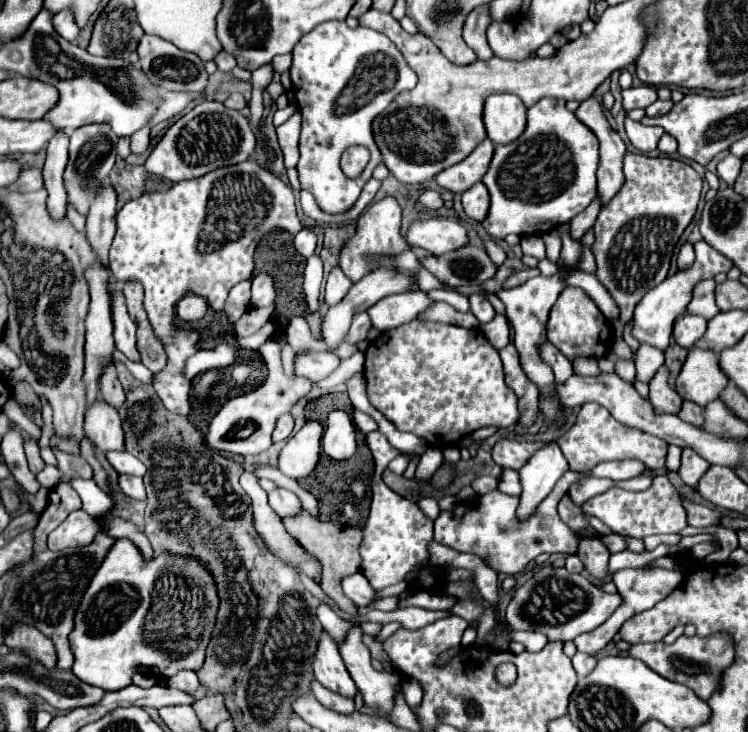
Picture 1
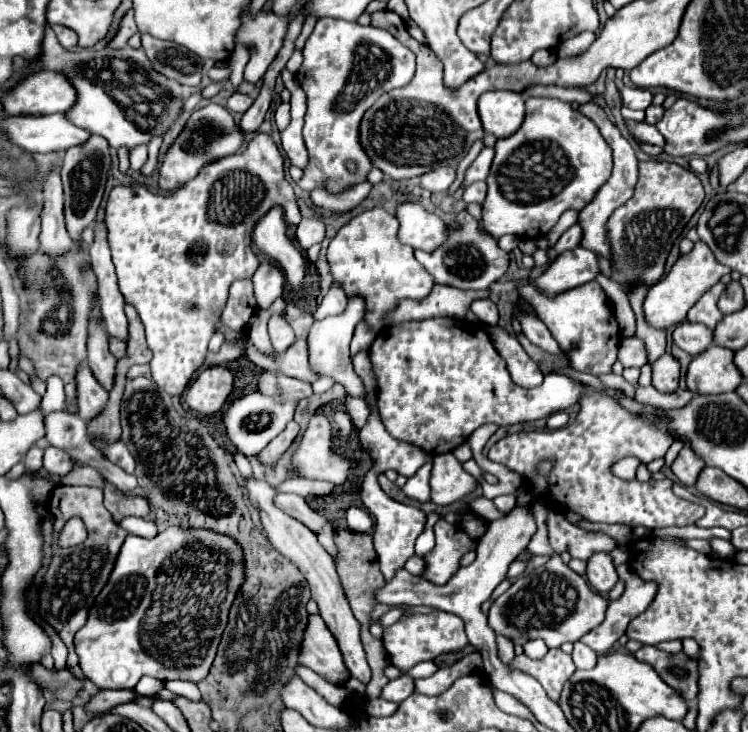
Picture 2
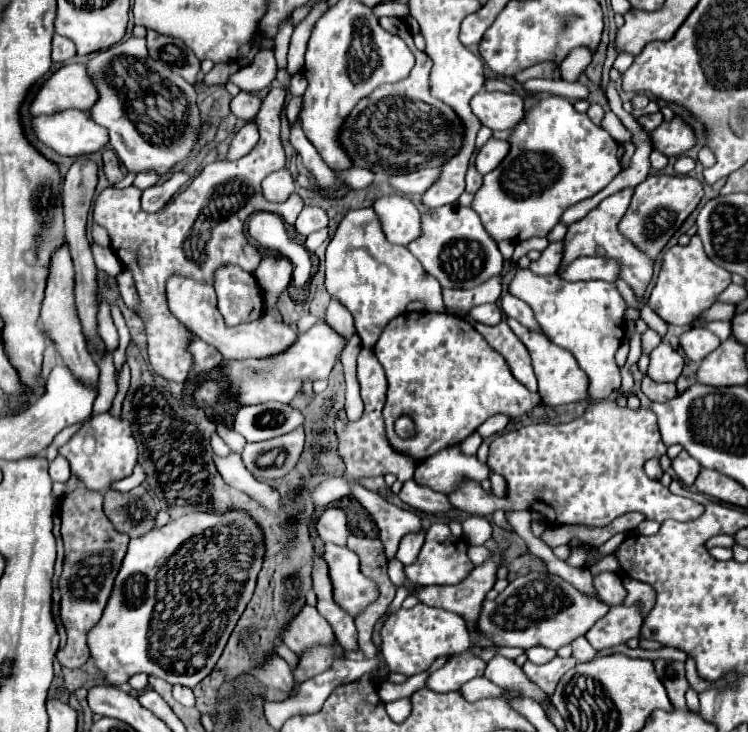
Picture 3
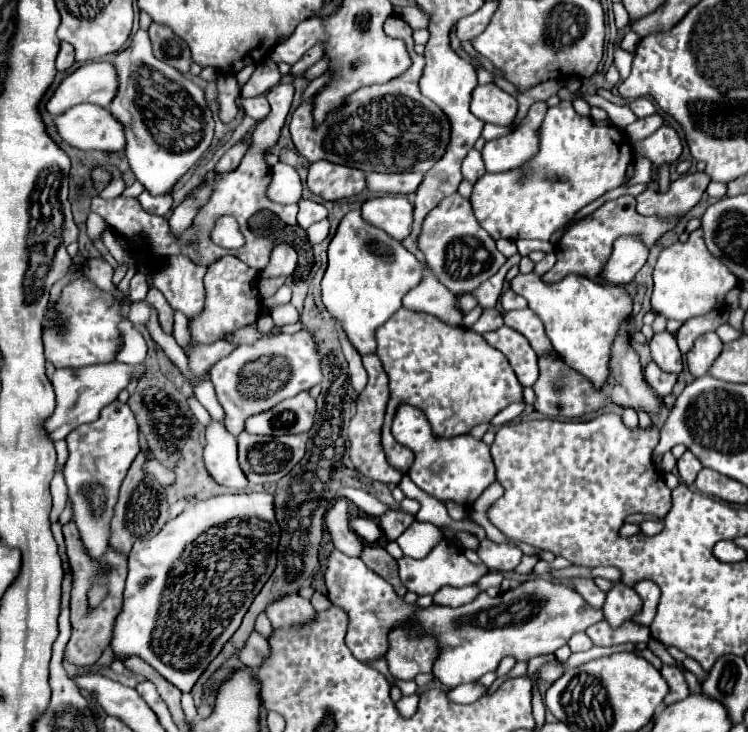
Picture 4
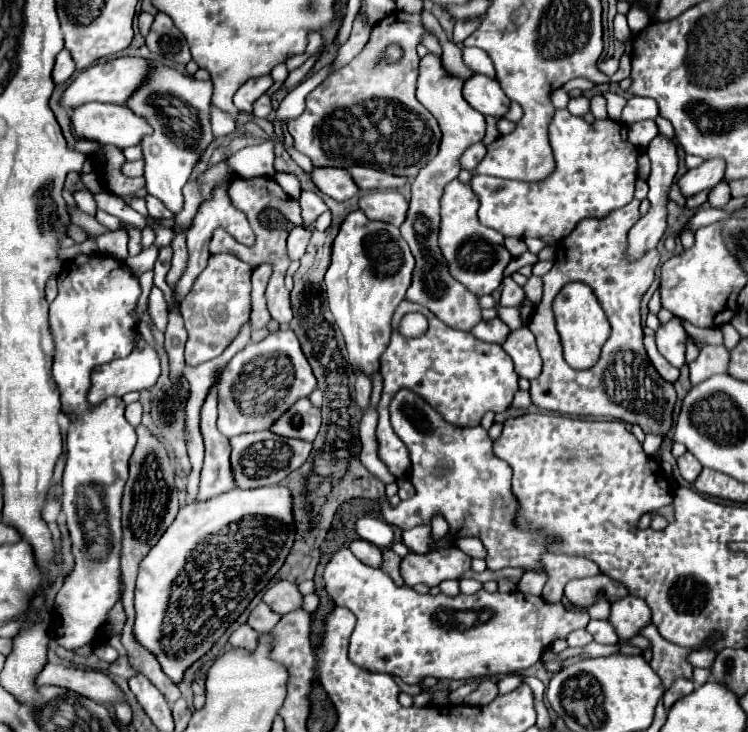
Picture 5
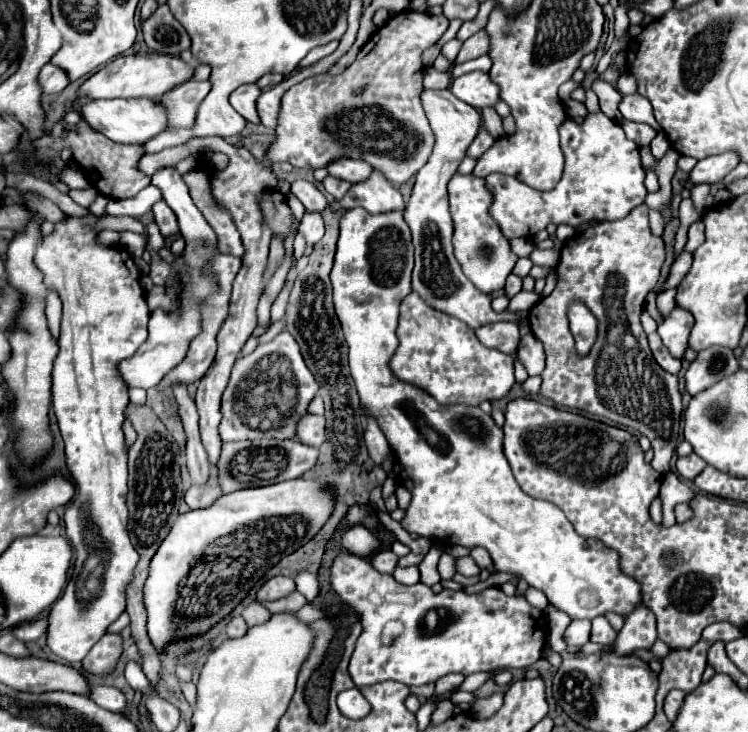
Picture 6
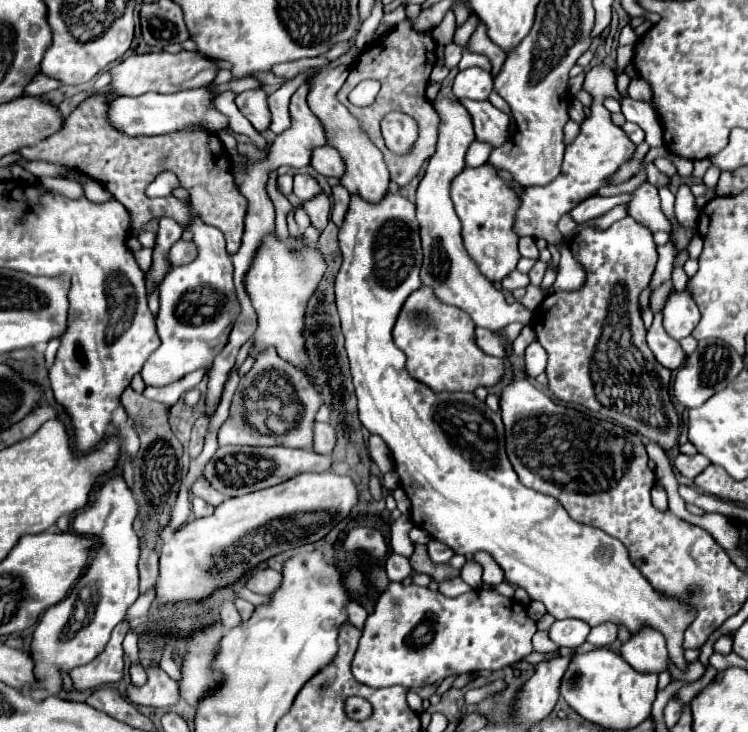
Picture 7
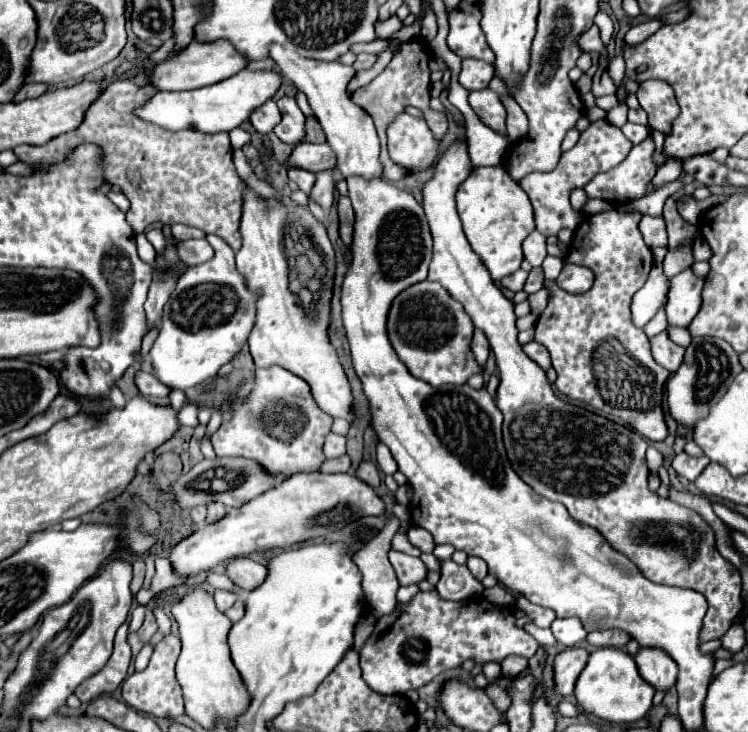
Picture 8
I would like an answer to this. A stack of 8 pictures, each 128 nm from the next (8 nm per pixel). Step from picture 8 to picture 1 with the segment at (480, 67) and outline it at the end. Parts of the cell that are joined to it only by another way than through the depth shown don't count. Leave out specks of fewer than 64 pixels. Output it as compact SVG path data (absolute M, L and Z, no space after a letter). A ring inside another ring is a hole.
M492 94L484 106L484 124L496 146L510 144L526 130L526 106L514 94Z

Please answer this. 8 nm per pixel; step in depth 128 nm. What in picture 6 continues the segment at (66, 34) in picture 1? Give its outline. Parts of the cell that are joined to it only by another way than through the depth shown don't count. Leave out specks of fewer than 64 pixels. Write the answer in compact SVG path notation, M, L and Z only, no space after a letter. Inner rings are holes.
M46 64L46 66L40 70L38 82L40 82L44 94L54 94L54 92L64 90L70 80L68 80L68 76L64 74L62 68L58 68L58 66L54 66L54 64Z

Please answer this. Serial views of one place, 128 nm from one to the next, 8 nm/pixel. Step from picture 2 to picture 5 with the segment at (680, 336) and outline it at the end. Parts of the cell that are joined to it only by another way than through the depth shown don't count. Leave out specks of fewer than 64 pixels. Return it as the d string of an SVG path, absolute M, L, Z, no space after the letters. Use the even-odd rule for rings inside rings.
M704 344L700 350L700 356L690 362L690 382L700 384L702 380L726 372L730 352L724 346L712 346Z

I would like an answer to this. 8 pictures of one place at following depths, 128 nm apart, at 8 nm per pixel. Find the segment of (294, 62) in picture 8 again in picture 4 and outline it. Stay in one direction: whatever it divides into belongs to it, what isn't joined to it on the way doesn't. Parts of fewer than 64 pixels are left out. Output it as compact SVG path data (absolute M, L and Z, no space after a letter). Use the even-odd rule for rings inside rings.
M376 196L362 204L362 218L398 242L412 234L412 212L414 208L406 196Z

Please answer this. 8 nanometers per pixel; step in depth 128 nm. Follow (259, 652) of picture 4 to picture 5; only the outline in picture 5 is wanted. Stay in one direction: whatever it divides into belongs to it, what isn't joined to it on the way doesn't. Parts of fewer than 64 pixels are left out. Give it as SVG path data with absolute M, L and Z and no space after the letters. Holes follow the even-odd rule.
M242 624L232 636L230 636L230 644L234 648L242 648L246 652L254 650L254 646L258 646L258 638L260 634L256 630L252 630L248 624Z

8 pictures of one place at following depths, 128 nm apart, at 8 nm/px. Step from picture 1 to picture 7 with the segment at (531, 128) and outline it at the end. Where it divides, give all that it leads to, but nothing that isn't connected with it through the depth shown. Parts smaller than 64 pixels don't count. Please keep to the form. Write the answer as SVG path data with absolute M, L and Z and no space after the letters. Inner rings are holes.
M604 64L588 70L583 89L593 97L590 116L584 118L584 122L580 124L580 134L574 138L574 142L566 146L562 174L548 186L530 186L520 192L520 206L514 222L514 232L518 236L532 236L554 242L554 224L572 208L576 208L582 200L596 196L598 190L608 184L608 178L616 174L622 164L632 160L636 152L636 146L626 138L624 130L610 120L610 112L602 106L604 94L618 94L614 70ZM647 181L642 182L631 195L631 201L626 204L630 216L634 216L638 222L644 222L652 232L656 230L670 232L670 222L660 210L660 198L656 186Z

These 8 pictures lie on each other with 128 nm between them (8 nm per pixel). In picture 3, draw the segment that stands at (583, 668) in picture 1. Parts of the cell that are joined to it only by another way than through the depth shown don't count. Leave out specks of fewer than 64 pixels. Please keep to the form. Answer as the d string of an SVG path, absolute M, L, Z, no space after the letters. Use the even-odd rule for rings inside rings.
M580 636L580 638L576 638L572 642L572 656L578 662L588 662L588 660L594 660L596 658L596 650L588 644L588 640L584 636Z

